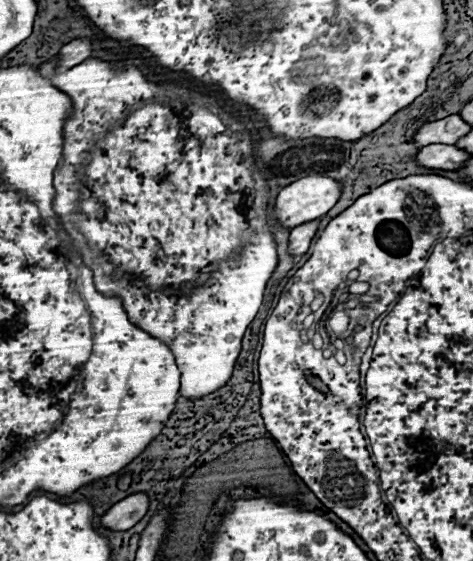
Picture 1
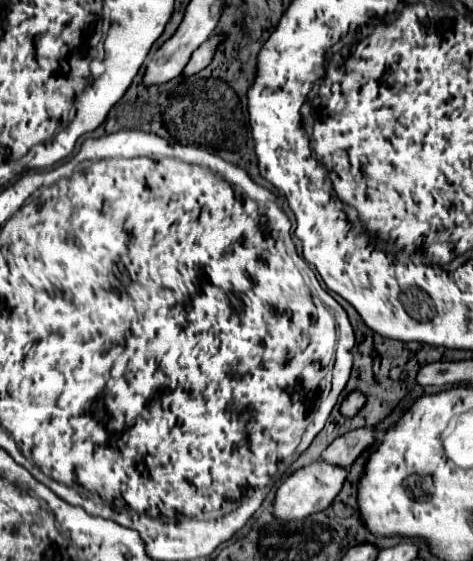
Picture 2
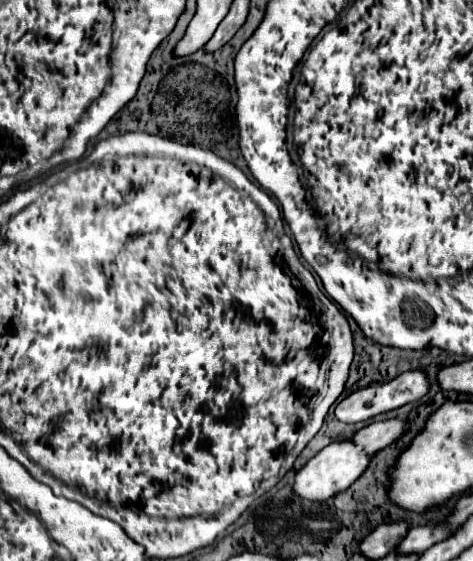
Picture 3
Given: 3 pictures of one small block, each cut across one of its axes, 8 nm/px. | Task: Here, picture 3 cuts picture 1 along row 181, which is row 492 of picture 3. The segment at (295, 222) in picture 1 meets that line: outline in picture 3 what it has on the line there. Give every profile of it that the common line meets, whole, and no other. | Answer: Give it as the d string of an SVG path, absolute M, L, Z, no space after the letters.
M338 440L328 444L324 450L320 450L312 460L308 460L308 464L296 472L296 480L294 480L294 490L308 500L328 500L330 496L346 490L352 482L356 482L364 470L370 466L374 452L368 450L360 450L360 446L356 446L354 440Z

